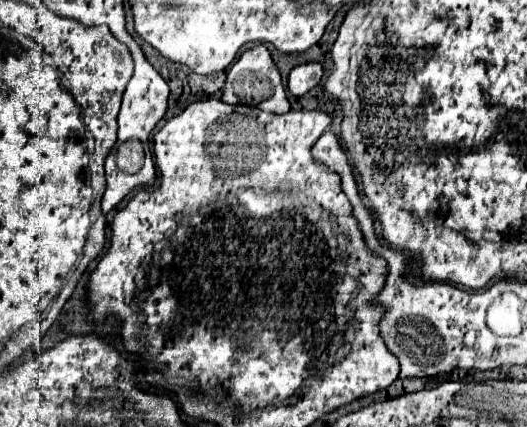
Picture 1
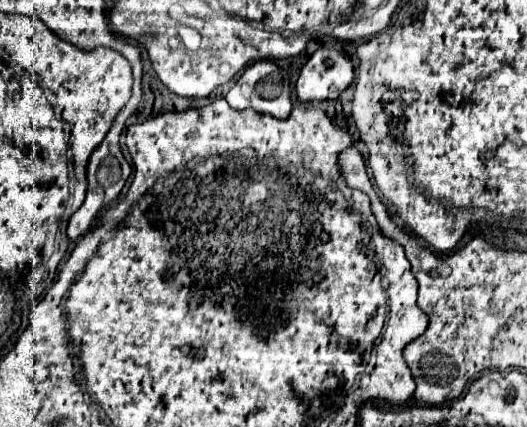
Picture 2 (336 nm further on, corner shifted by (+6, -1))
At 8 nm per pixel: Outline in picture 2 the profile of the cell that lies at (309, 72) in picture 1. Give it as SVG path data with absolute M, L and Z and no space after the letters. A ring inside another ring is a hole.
M319 48L301 68L297 96L301 102L337 98L353 80L351 60L331 48Z

